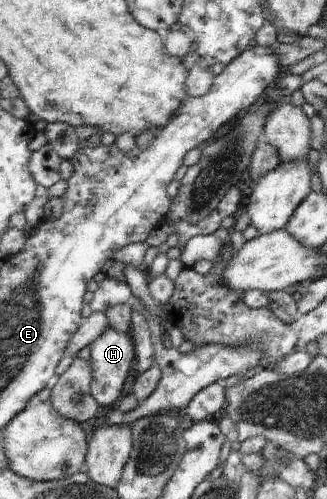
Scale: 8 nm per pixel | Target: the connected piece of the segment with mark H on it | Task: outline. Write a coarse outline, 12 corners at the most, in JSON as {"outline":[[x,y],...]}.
{"outline":[[111,326],[90,345],[94,394],[121,399],[138,361],[128,334]]}

